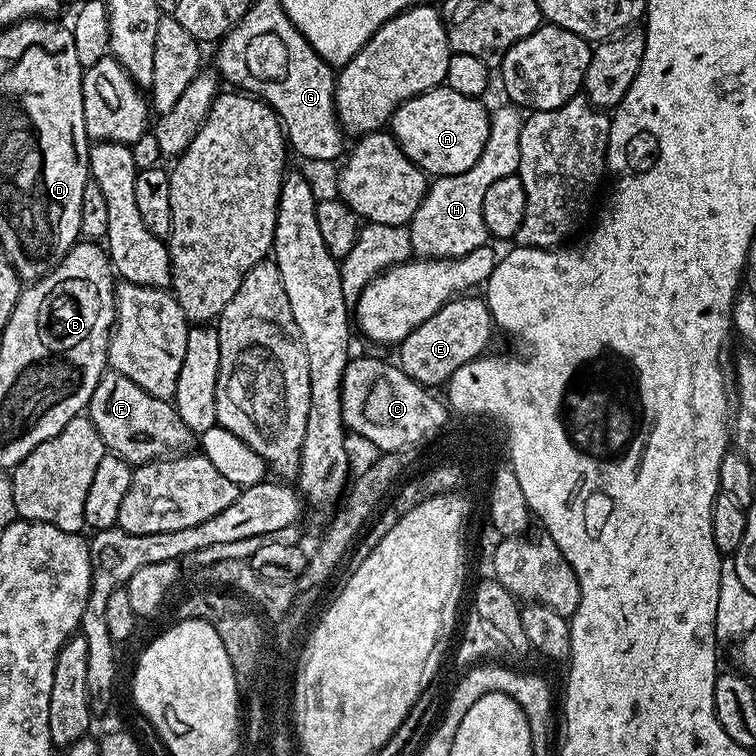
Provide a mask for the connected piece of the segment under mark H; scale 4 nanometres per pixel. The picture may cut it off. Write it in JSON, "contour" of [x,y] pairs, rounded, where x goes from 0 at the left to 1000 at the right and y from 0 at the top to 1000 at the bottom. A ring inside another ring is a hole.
{"contour":[[[681,140],[672,143],[651,143],[646,160],[648,161],[648,177],[643,185],[643,193],[627,220],[611,230],[599,233],[578,233],[566,245],[566,254],[561,265],[553,272],[548,288],[538,298],[540,308],[545,316],[545,331],[552,340],[570,341],[573,344],[599,344],[607,339],[622,336],[624,331],[632,331],[640,323],[647,321],[648,311],[643,294],[639,291],[639,263],[643,251],[661,235],[671,231],[684,231],[688,226],[688,179],[694,155],[689,144]]]}

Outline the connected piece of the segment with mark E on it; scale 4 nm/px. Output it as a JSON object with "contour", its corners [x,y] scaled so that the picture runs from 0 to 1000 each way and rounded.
{"contour":[[[610,389],[601,397],[591,397],[579,415],[569,415],[569,421],[558,426],[558,431],[537,442],[537,447],[526,456],[526,480],[530,489],[554,508],[587,511],[601,489],[606,489],[606,484],[616,484],[624,476],[642,470],[644,460],[640,459],[651,439],[653,440],[653,425],[644,396],[635,393],[634,397],[630,389]]]}

